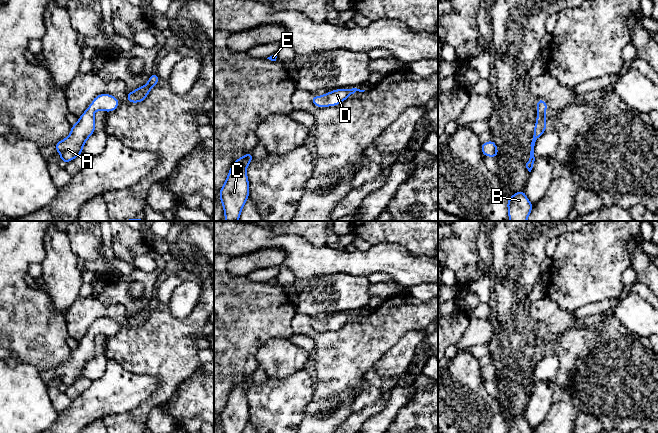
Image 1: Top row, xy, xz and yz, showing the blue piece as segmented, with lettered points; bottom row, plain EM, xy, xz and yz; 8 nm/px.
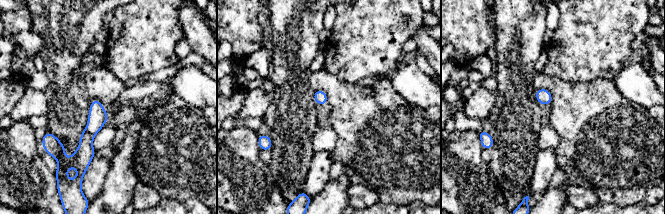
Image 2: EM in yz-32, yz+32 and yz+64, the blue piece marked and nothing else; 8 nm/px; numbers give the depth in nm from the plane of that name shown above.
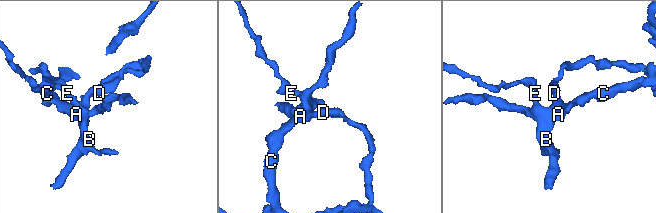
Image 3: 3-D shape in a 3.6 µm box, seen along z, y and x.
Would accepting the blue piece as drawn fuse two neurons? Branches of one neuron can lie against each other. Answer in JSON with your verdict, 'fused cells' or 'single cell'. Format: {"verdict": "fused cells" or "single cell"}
{"verdict": "single cell"}

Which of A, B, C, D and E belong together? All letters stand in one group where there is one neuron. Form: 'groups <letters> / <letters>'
groups A B C D E

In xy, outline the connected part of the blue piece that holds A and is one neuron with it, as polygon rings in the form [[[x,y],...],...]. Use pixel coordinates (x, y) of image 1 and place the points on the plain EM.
[[[106,317],[93,323],[91,329],[79,340],[78,346],[71,350],[70,359],[54,369],[63,388],[83,377],[82,372],[86,364],[95,356],[94,336],[96,334],[115,335],[119,328],[117,322]]]

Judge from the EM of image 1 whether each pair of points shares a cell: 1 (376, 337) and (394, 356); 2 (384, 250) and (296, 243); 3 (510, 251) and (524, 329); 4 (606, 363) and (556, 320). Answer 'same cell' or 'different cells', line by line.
1: different cells
2: same cell
3: same cell
4: same cell

